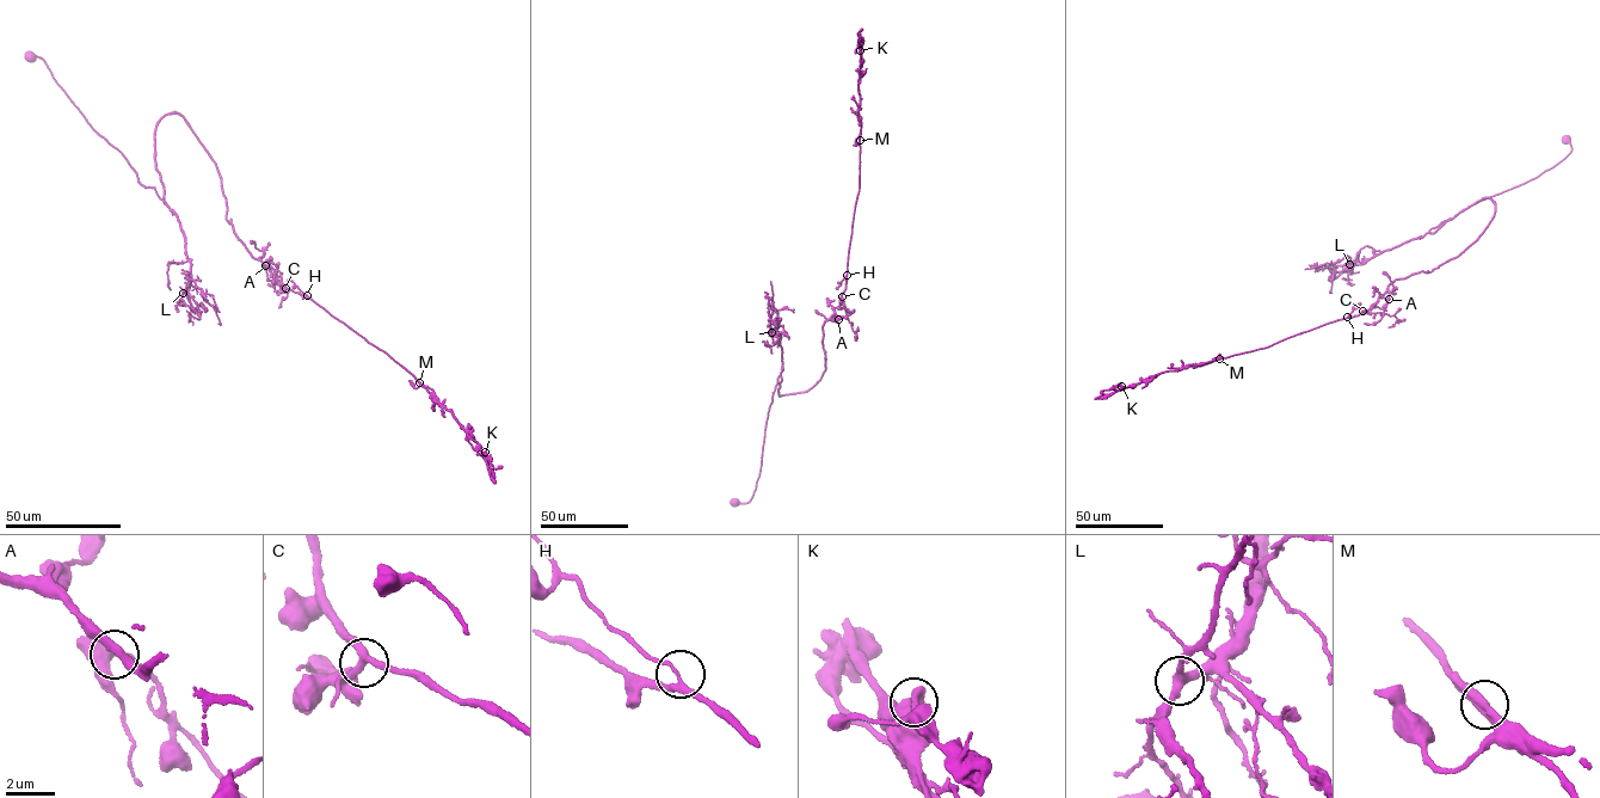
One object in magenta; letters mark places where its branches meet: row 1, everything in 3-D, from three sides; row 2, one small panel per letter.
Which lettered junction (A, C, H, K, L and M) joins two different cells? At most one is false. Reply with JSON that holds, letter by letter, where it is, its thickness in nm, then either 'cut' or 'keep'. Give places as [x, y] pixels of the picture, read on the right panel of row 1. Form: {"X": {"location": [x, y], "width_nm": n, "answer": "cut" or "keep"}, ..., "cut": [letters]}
{"A": {"location": [1389, 299], "width_nm": 440, "answer": "keep"}, "C": {"location": [1362, 311], "width_nm": 320, "answer": "keep"}, "H": {"location": [1347, 317], "width_nm": 220, "answer": "keep"}, "K": {"location": [1121, 386], "width_nm": 440, "answer": "keep"}, "L": {"location": [1349, 264], "width_nm": 360, "answer": "keep"}, "M": {"location": [1219, 358], "width_nm": 440, "answer": "cut"}, "cut": ["M"]}

